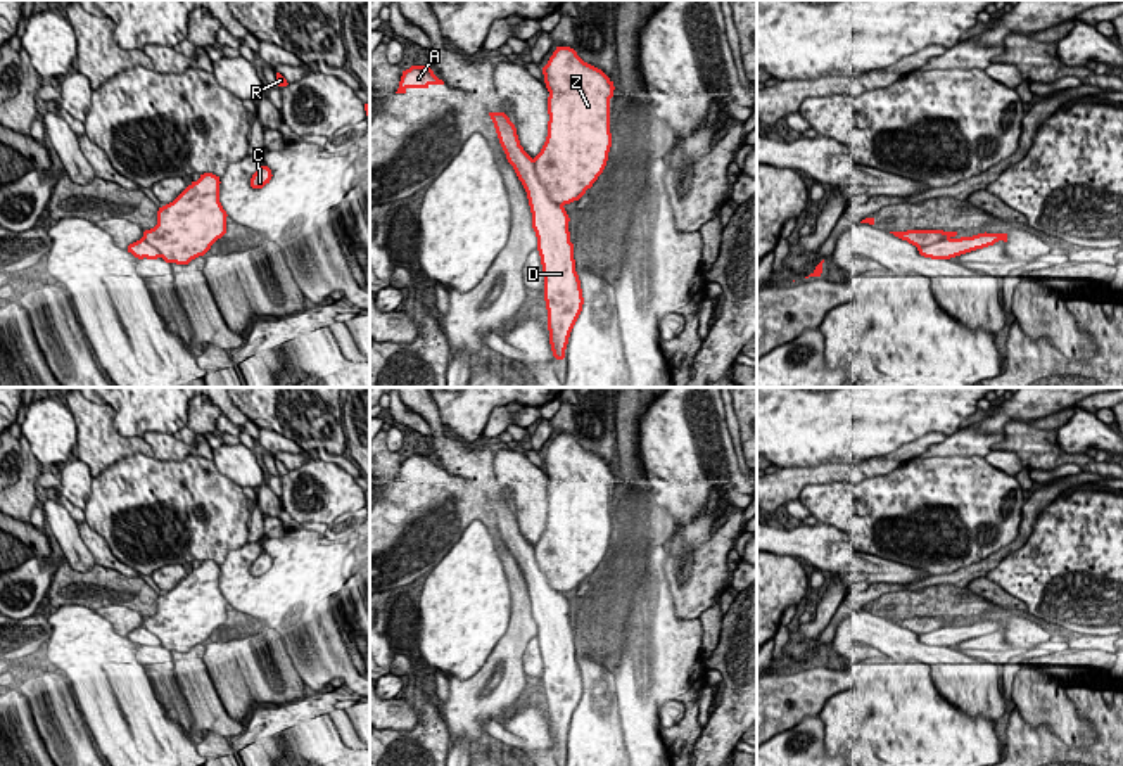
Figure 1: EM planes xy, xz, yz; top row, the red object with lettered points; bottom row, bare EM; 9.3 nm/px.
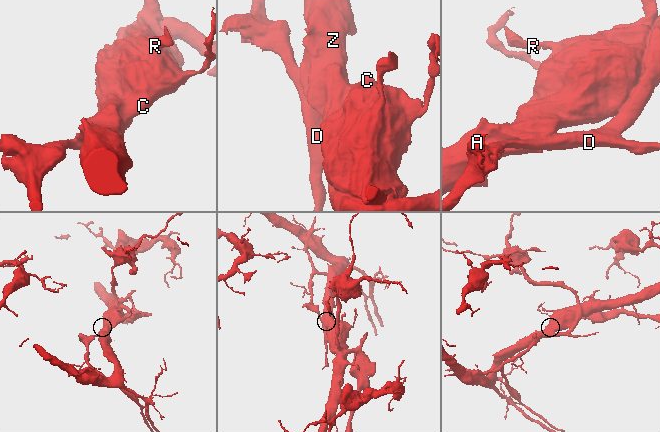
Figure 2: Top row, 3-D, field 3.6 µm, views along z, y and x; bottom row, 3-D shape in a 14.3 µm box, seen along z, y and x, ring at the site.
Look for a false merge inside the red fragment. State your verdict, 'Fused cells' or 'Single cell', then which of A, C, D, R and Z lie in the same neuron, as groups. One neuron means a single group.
Fused cells. Groups: A D / C R Z

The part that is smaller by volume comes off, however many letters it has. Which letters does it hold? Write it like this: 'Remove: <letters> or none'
Remove: A, D

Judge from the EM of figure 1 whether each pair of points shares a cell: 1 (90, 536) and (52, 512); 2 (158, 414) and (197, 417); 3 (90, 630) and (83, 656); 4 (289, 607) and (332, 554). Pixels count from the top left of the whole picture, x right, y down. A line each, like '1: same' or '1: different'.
1: different
2: different
3: same
4: same

